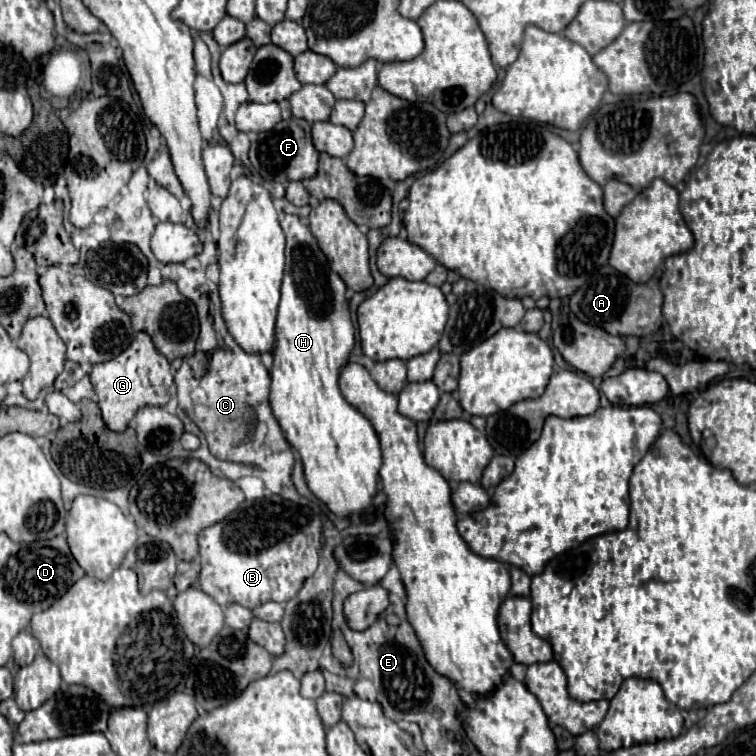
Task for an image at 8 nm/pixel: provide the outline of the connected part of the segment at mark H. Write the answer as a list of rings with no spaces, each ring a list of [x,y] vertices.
[[[282,215],[280,225],[286,235],[286,269],[282,281],[282,299],[276,319],[274,363],[270,367],[270,407],[286,441],[300,453],[304,475],[310,491],[322,499],[334,515],[348,517],[352,513],[366,515],[372,511],[372,499],[378,489],[378,469],[382,465],[380,443],[370,421],[352,407],[338,389],[342,367],[350,361],[354,349],[354,325],[350,319],[346,285],[328,265],[326,255],[320,251],[308,225],[298,215]]]

